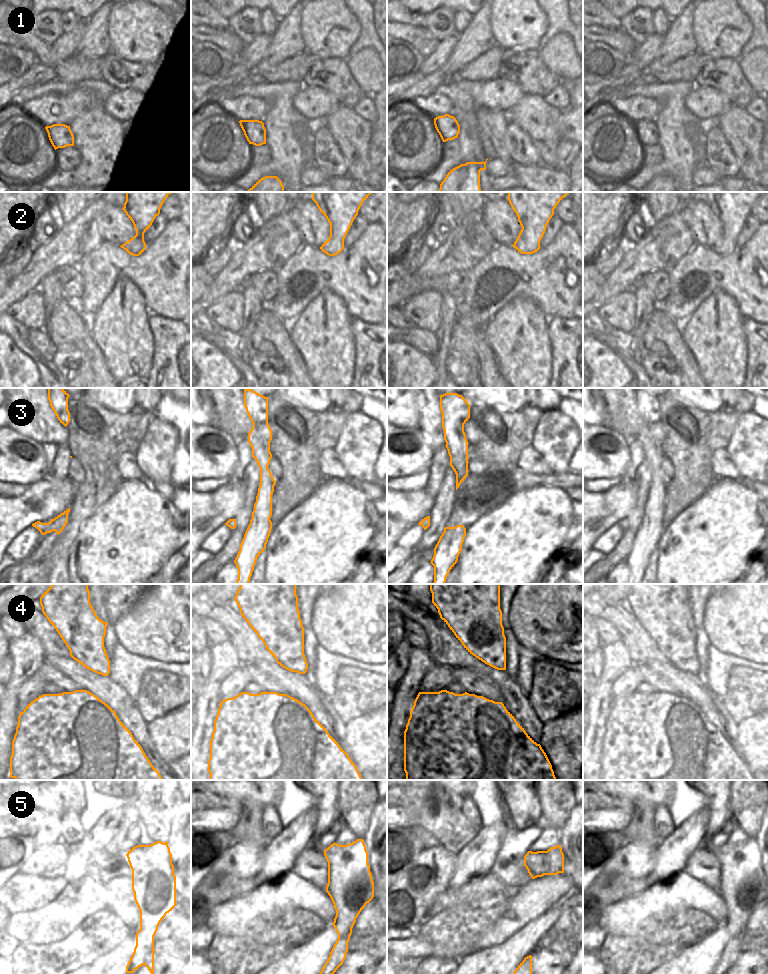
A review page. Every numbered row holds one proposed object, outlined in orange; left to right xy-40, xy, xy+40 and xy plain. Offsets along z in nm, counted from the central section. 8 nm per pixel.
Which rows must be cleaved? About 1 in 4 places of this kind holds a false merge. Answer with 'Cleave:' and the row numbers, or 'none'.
Cleave: 5

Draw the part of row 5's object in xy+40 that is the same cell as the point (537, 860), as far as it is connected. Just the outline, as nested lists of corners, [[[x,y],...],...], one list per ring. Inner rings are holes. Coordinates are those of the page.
[[[537,851],[529,854],[528,862],[530,868],[533,869],[537,875],[543,875],[546,870],[546,851]]]

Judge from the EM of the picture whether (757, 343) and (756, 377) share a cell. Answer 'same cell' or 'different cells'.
same cell

